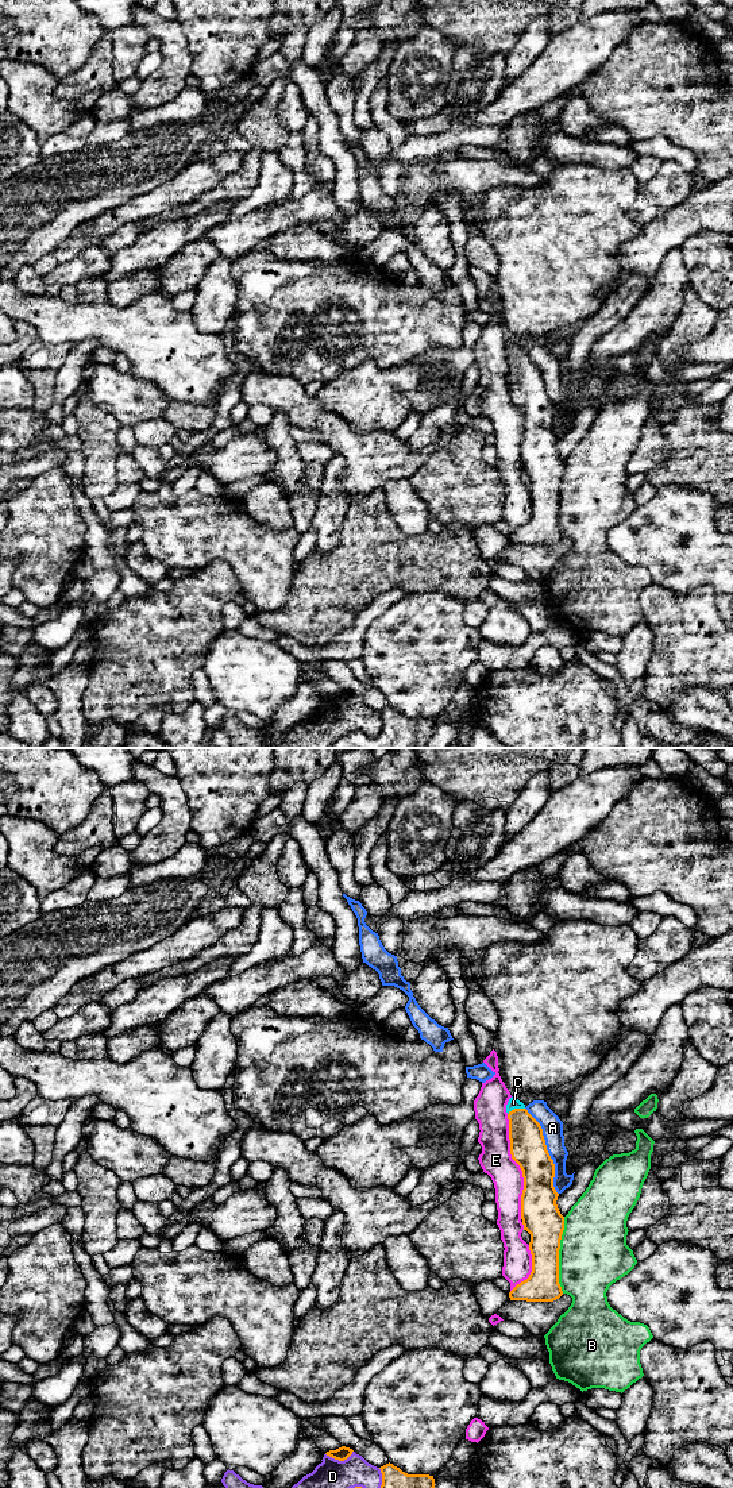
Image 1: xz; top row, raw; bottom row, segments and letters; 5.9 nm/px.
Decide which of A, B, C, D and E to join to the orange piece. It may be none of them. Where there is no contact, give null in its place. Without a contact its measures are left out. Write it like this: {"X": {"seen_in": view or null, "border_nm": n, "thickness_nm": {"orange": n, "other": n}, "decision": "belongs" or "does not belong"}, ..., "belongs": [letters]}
{"A": {"seen_in": "xz", "border_nm": 550, "thickness_nm": {"orange": 220, "other": 130}, "decision": "does not belong"}, "B": {"seen_in": "xz", "border_nm": 460, "thickness_nm": {"orange": 220, "other": 400}, "decision": "does not belong"}, "C": {"seen_in": "xz", "border_nm": 110, "thickness_nm": {"orange": 220, "other": 70}, "decision": "belongs"}, "D": {"seen_in": "xz", "border_nm": 170, "thickness_nm": {"orange": 80, "other": 220}, "decision": "does not belong"}, "E": {"seen_in": "xz", "border_nm": 650, "thickness_nm": {"orange": 220, "other": 190}, "decision": "does not belong"}, "belongs": ["C"]}

